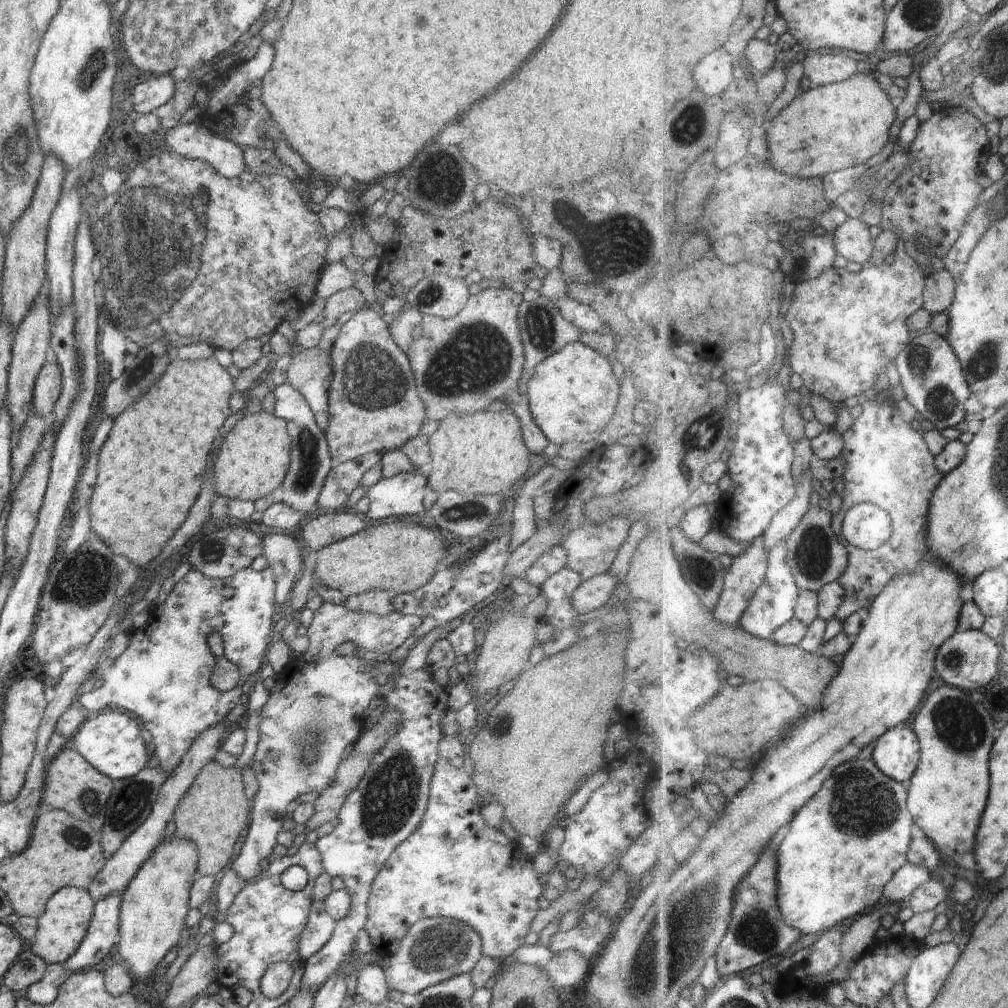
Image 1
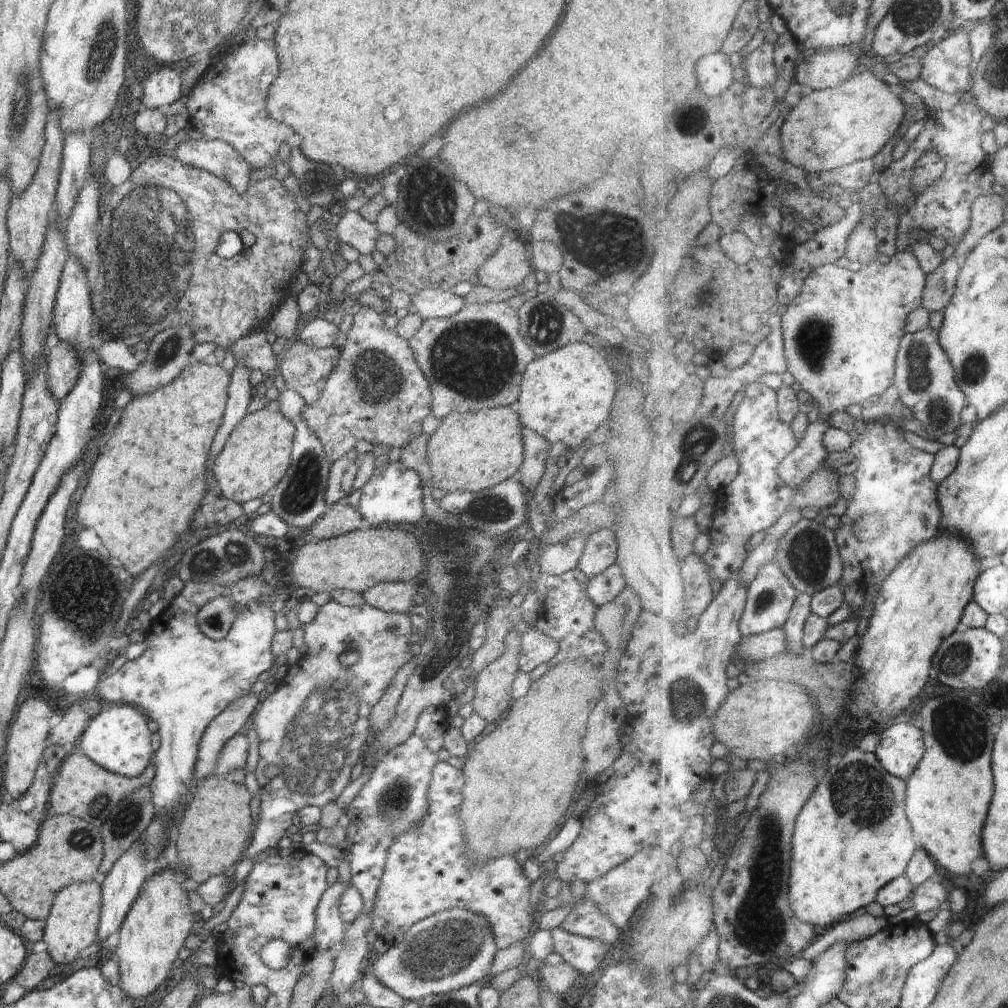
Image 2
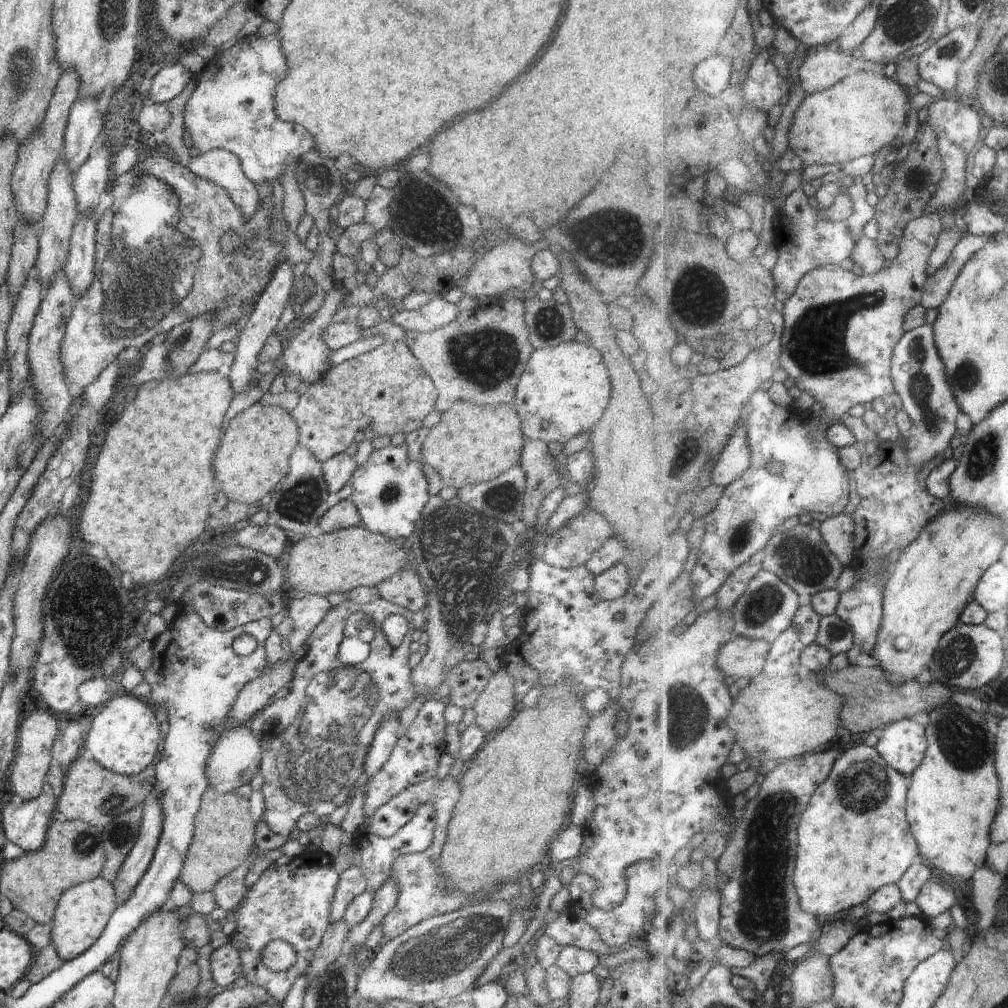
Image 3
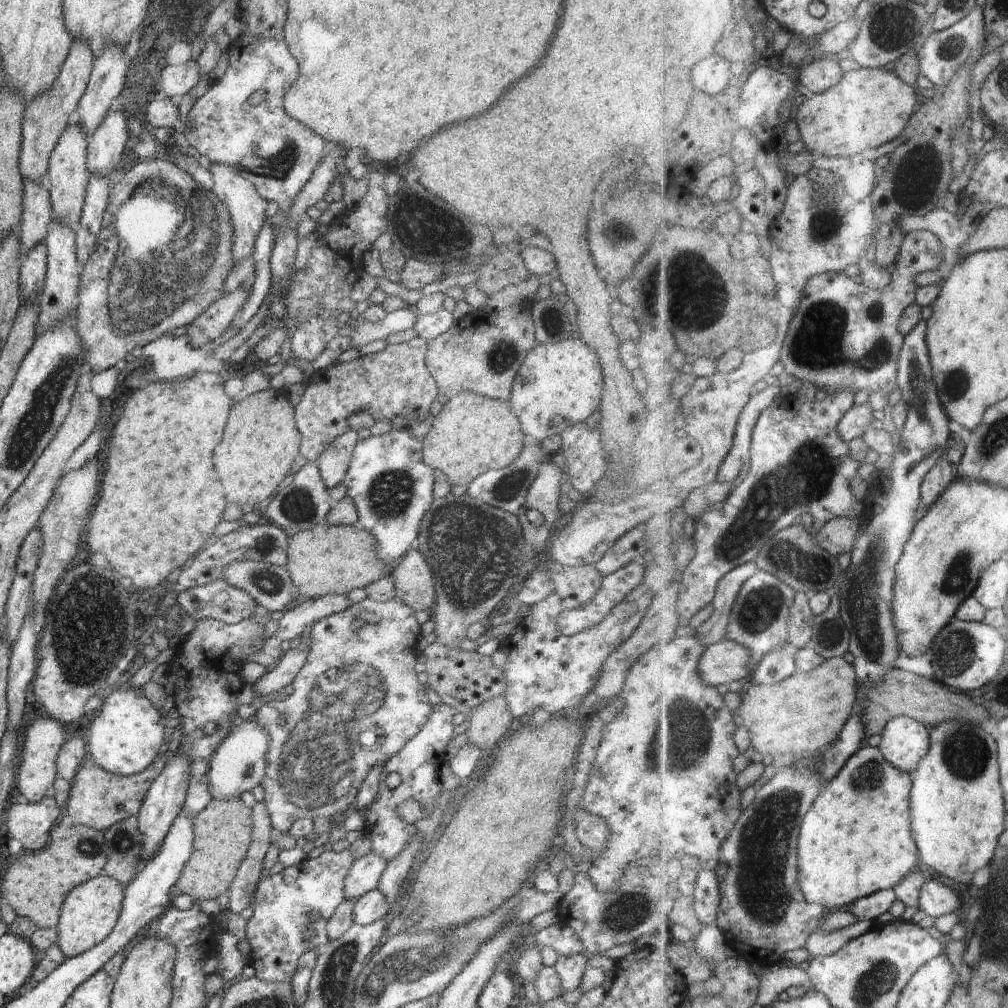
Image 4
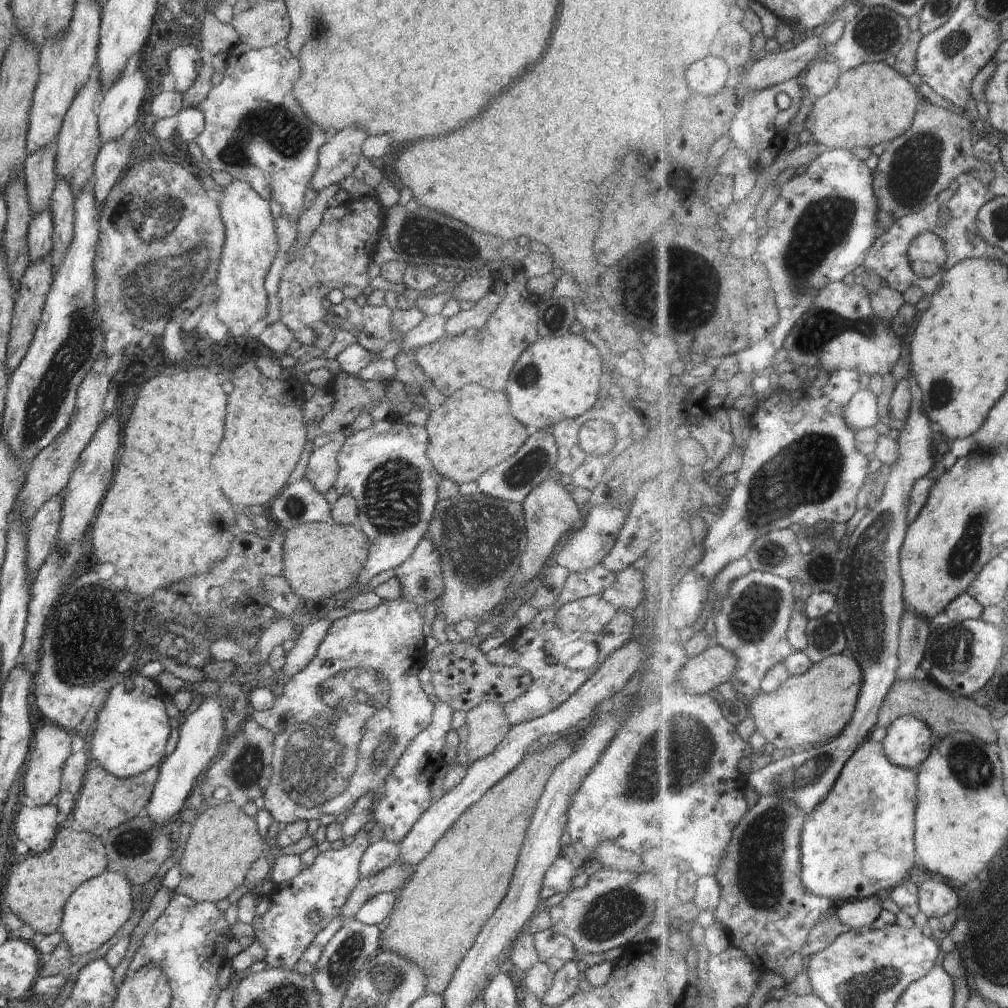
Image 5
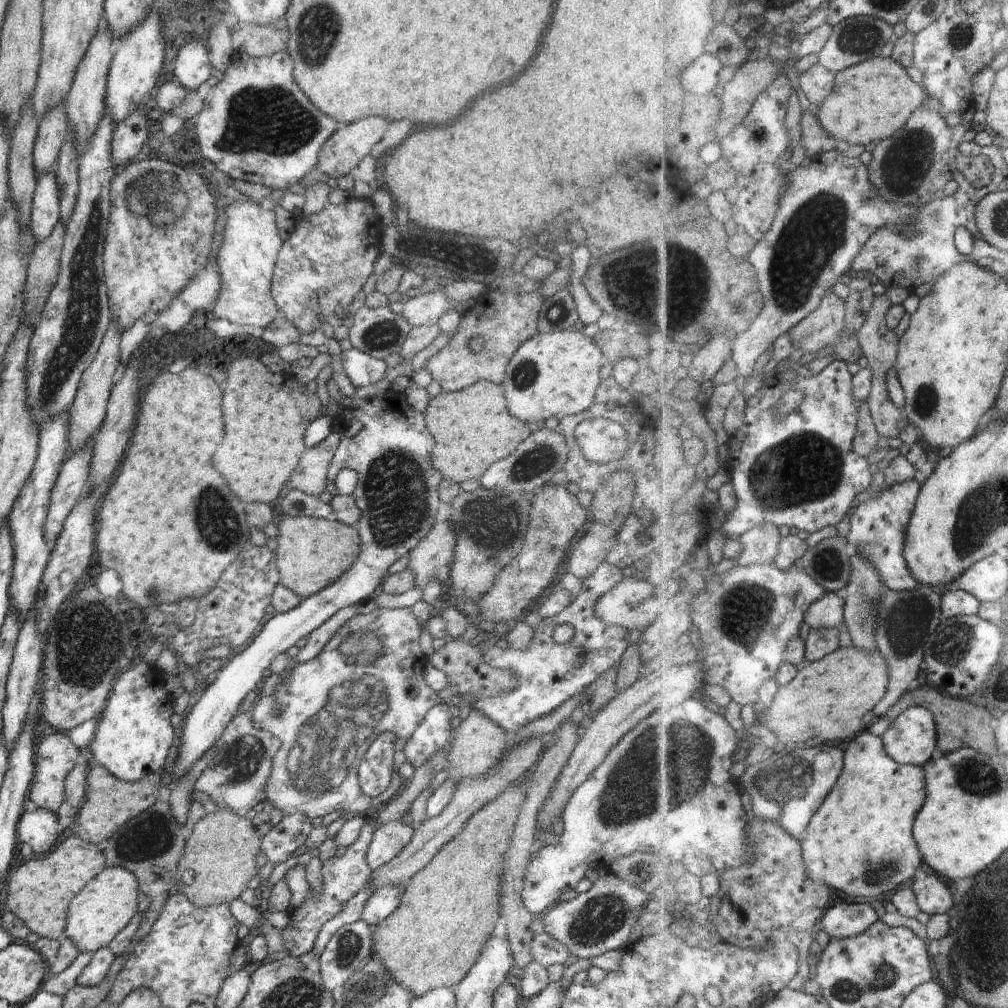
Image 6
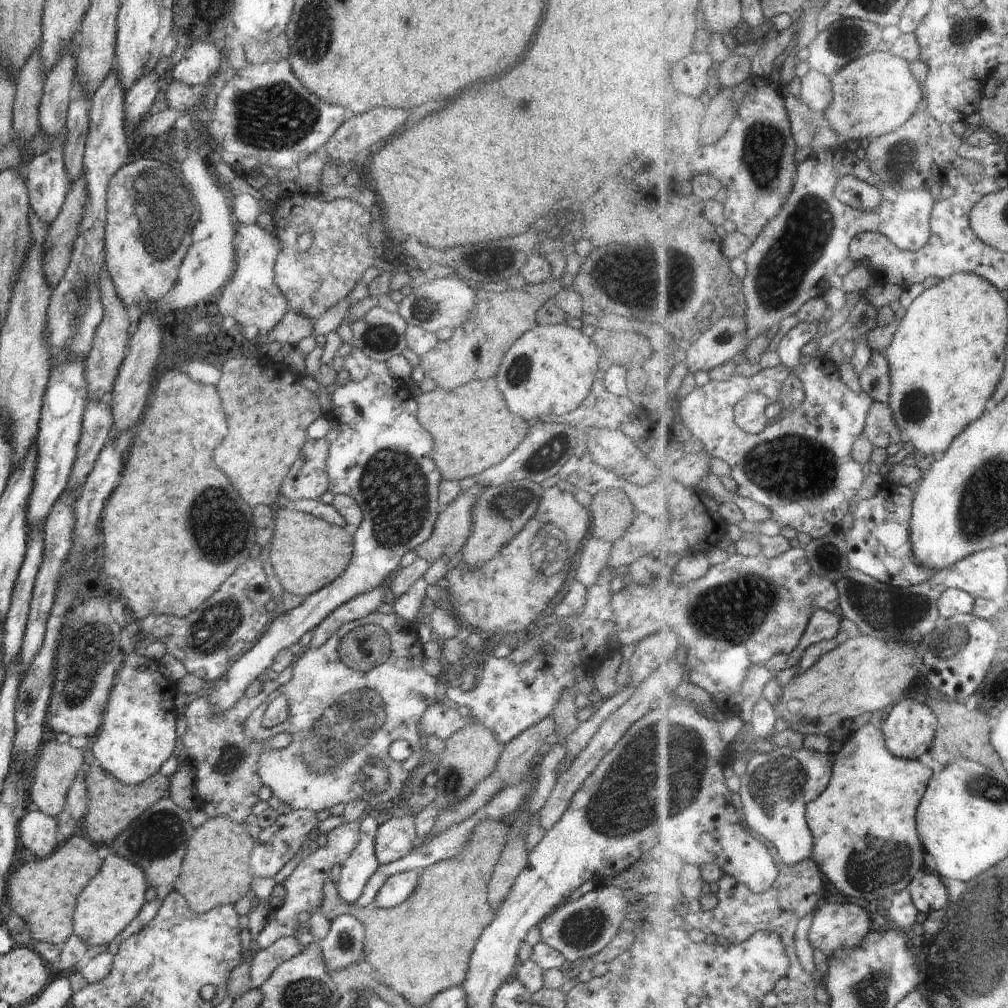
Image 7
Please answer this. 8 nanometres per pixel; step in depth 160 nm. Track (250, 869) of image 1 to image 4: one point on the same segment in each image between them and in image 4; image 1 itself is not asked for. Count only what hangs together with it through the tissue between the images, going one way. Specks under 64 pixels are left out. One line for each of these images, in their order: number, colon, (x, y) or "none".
2: (315, 726)
3: (314, 741)
4: (355, 704)

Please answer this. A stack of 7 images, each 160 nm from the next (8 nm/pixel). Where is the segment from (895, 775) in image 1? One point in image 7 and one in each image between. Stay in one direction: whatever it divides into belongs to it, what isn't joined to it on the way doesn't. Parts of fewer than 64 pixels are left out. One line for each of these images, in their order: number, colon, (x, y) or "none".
2: (903, 746)
3: (904, 744)
4: (906, 741)
5: (909, 741)
6: (913, 737)
7: (910, 728)

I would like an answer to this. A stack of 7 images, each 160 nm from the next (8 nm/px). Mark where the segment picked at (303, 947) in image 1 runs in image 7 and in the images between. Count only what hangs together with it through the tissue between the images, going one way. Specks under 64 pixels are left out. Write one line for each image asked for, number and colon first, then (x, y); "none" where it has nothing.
2: (330, 928)
3: (352, 882)
4: (364, 876)
5: (379, 856)
6: (388, 840)
7: (395, 838)

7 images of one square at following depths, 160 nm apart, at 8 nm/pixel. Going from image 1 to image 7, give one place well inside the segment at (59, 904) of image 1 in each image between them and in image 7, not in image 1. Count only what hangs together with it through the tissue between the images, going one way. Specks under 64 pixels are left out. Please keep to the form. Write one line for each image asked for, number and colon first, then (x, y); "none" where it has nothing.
2: (70, 930)
3: (83, 912)
4: (88, 915)
5: (95, 912)
6: (106, 904)
7: (113, 898)

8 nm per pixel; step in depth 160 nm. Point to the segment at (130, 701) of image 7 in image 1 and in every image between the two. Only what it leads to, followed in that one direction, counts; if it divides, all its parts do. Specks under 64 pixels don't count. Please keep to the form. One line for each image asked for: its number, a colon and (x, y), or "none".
1: (111, 743)
2: (118, 739)
3: (123, 738)
4: (126, 734)
5: (132, 726)
6: (133, 733)

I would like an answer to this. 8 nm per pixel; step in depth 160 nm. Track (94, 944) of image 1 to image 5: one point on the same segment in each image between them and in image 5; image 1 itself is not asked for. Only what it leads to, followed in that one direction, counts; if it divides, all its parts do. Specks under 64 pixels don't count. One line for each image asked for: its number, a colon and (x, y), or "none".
2: (119, 888)
3: (134, 867)
4: (165, 798)
5: (201, 732)

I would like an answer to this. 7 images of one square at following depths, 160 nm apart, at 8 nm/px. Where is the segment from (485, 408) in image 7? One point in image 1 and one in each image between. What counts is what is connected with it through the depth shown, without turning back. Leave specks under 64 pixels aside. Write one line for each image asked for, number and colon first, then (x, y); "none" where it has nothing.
1: (483, 453)
2: (473, 451)
3: (471, 444)
4: (471, 435)
5: (474, 430)
6: (472, 428)

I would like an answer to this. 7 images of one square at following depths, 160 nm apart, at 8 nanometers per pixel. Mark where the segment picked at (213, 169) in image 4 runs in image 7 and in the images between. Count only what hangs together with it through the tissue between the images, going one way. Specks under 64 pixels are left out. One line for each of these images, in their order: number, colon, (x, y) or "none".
5: (251, 244)
6: (246, 254)
7: (250, 296)

